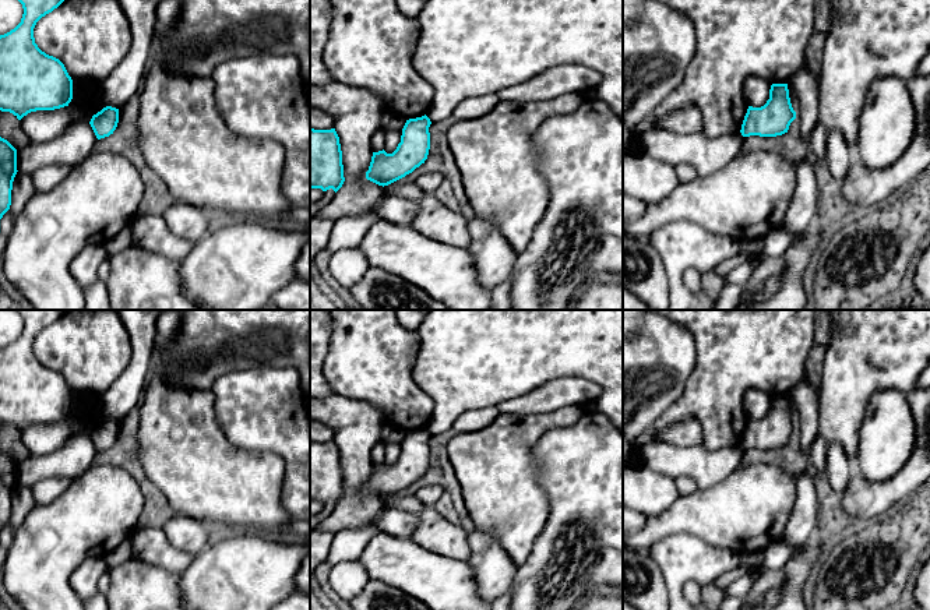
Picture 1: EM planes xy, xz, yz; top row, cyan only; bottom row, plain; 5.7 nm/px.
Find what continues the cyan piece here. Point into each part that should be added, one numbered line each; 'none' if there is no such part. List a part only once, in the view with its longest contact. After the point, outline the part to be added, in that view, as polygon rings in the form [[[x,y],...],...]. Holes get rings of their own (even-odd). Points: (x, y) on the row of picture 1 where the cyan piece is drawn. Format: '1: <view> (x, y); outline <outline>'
none

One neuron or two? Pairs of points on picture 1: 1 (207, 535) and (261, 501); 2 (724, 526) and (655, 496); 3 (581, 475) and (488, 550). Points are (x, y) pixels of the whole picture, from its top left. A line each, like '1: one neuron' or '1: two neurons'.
1: two neurons
2: two neurons
3: two neurons

